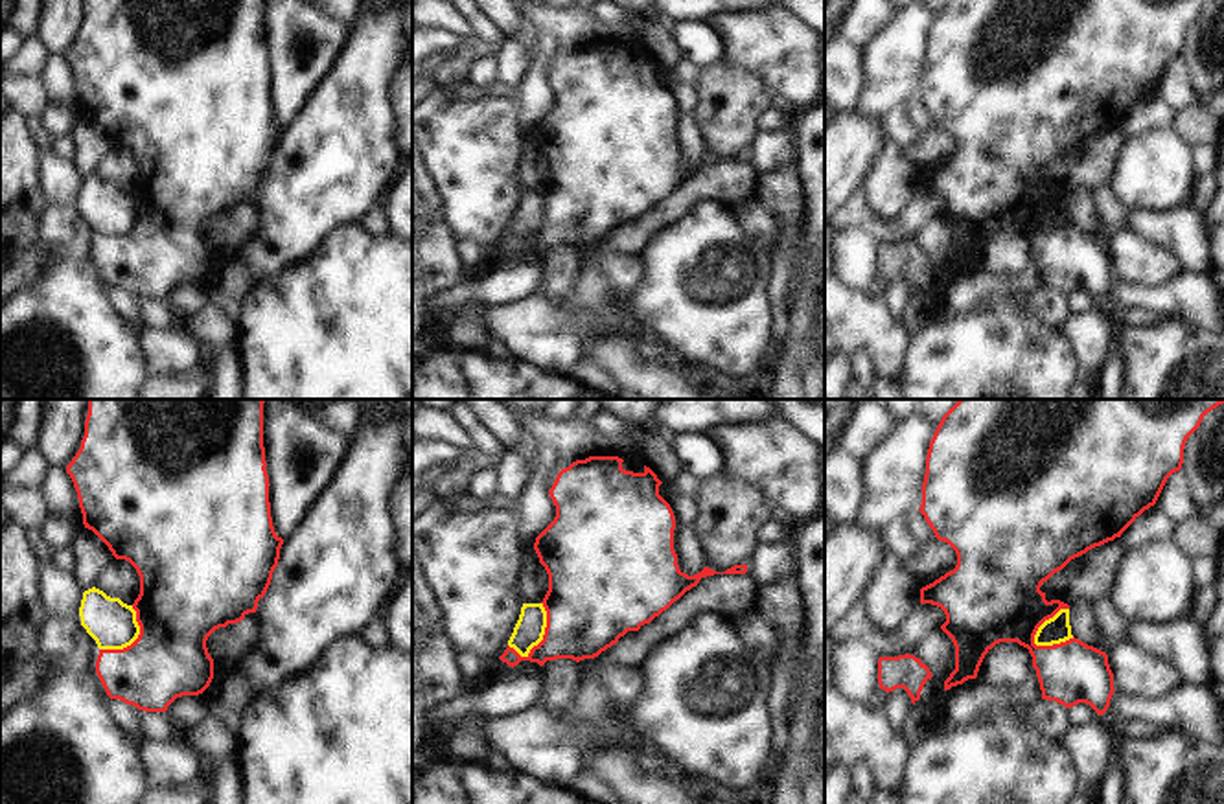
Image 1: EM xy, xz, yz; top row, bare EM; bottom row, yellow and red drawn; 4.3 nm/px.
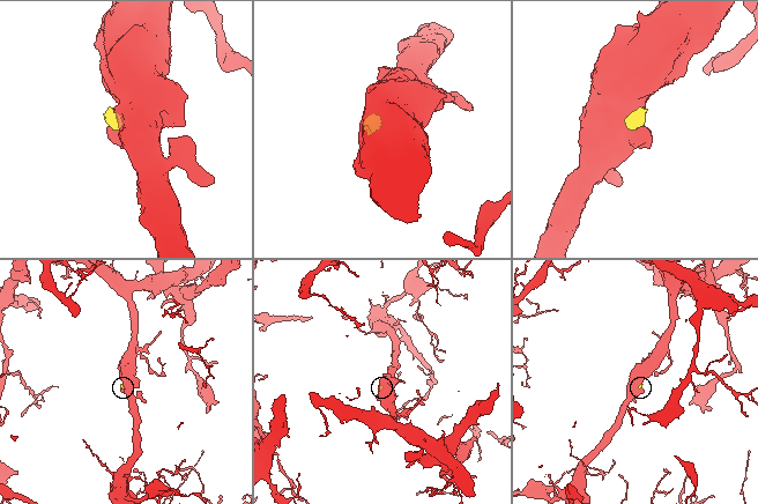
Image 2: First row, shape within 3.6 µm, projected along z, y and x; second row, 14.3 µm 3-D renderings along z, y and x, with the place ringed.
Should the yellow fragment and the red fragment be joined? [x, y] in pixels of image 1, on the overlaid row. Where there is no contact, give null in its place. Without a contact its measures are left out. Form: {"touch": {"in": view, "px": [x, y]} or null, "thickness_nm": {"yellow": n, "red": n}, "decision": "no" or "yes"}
{"touch": {"in": "yz", "px": [1044, 622]}, "thickness_nm": {"yellow": 120, "red": 400}, "decision": "no"}

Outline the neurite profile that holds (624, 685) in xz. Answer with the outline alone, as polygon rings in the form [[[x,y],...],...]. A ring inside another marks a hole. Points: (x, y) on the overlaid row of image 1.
[[[595,657],[595,679],[607,692],[611,706],[620,710],[635,703],[642,694],[642,677],[639,668],[617,666]]]

